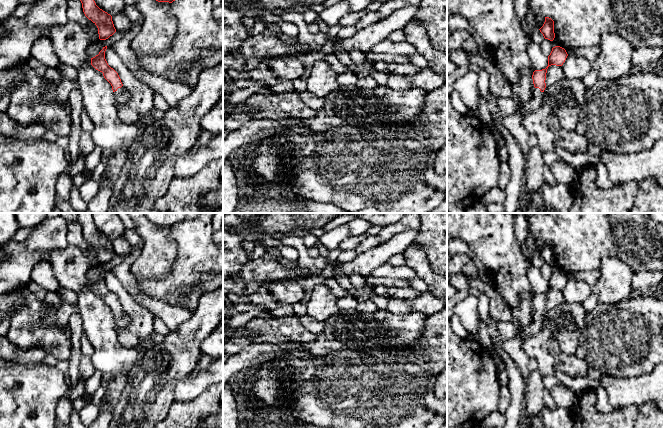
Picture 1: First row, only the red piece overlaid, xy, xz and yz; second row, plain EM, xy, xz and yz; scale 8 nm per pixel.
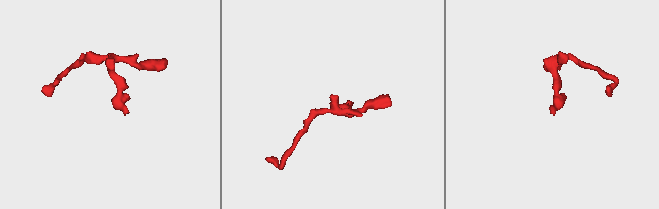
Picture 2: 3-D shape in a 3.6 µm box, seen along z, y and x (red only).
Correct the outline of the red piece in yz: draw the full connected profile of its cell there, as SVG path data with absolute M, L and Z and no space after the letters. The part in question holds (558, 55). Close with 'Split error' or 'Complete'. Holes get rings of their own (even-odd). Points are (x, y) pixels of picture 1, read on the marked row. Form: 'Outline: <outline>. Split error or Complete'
Outline: M560 46L552 48L548 56L548 66L545 69L535 70L533 72L532 79L535 88L533 89L529 101L522 109L518 109L513 115L505 116L500 112L498 109L497 97L492 93L487 101L491 115L502 122L519 145L525 161L525 167L531 148L528 145L529 133L523 126L523 119L528 113L537 111L541 106L542 97L544 96L544 90L546 88L545 80L548 67L551 65L562 66L567 56L568 54L564 48Z. Split error

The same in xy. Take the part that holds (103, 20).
Outline: M94 0L80 1L85 16L97 26L100 40L106 40L116 32L112 16L100 9Z. Complete

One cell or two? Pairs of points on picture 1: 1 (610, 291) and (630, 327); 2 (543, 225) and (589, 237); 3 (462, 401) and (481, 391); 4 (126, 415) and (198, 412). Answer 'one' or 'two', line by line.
1: two
2: one
3: one
4: two

